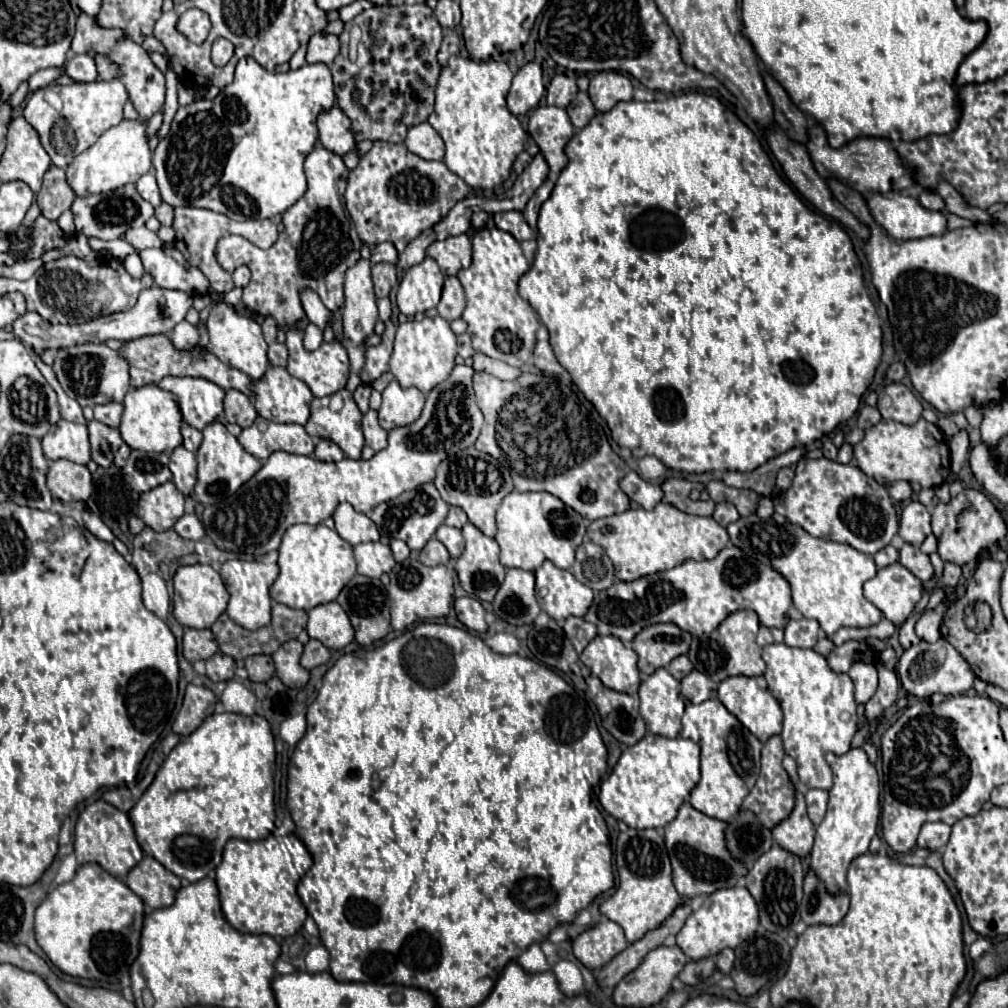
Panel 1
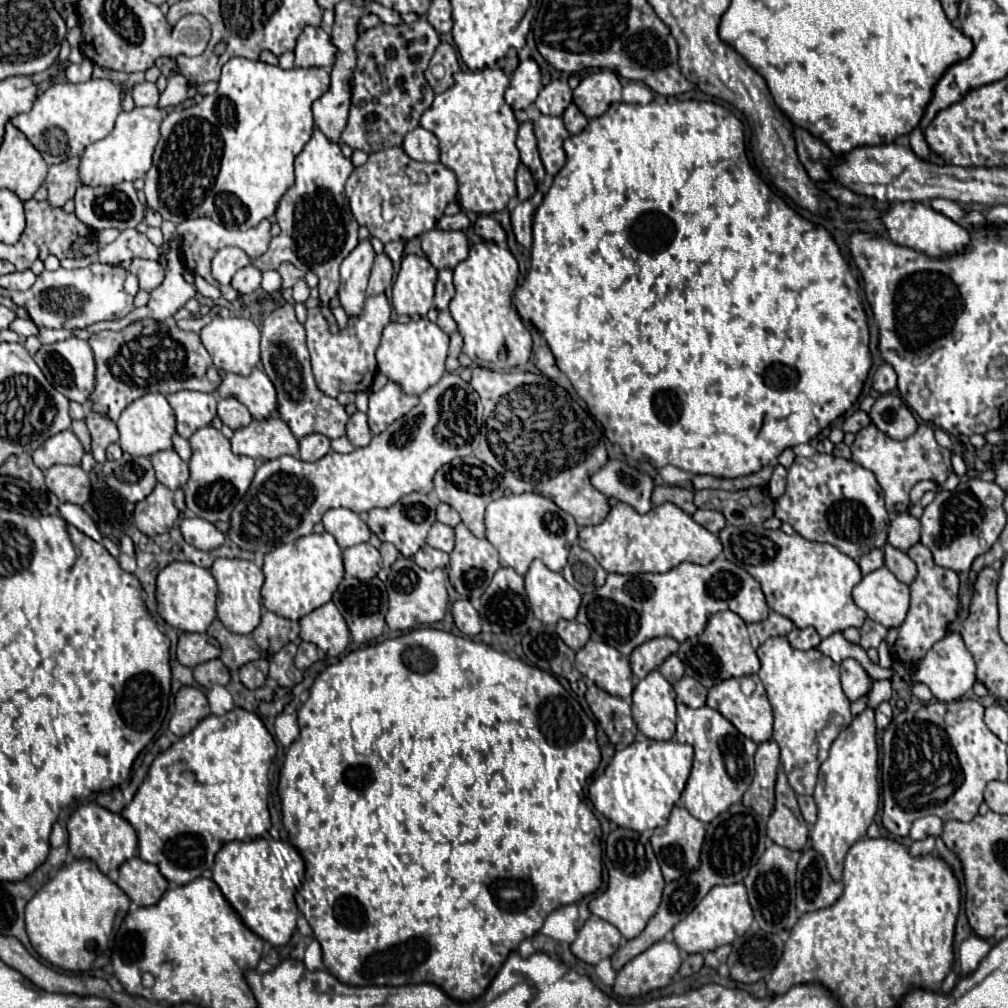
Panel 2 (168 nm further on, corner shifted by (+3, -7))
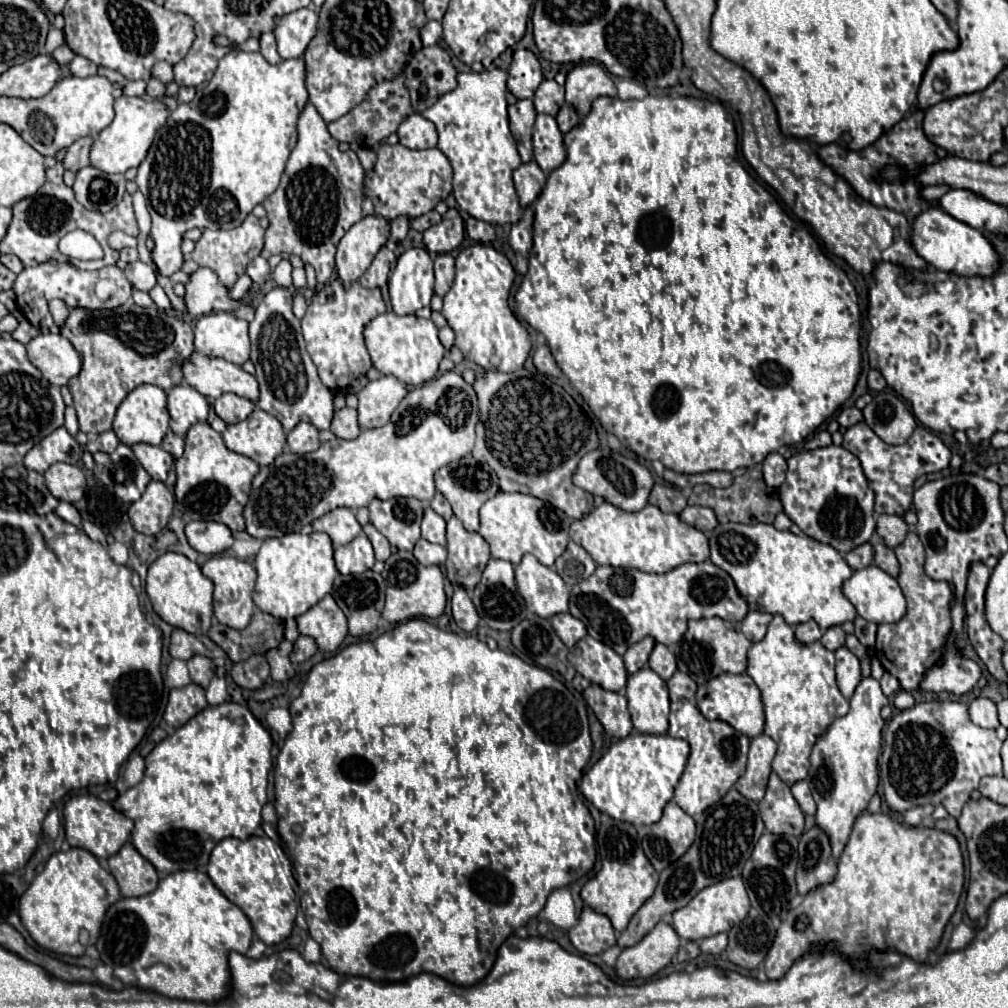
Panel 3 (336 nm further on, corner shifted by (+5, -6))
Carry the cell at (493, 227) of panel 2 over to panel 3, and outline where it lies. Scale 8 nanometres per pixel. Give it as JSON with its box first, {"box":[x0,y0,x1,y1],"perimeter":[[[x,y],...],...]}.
{"box":[466,217,496,243],"perimeter":[[[466,217],[466,233],[470,239],[478,241],[478,243],[490,243],[496,239],[496,231],[490,223],[474,219],[474,217]]]}

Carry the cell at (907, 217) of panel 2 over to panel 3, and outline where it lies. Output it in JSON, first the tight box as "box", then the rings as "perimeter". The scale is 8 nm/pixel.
{"box":[910,207,996,277],"perimeter":[[[930,207],[922,211],[912,221],[910,243],[928,265],[940,271],[948,271],[964,277],[996,273],[996,251],[992,251],[992,245],[988,243],[988,239],[984,239],[984,235],[978,229],[952,219],[946,211],[940,211],[938,207]]]}

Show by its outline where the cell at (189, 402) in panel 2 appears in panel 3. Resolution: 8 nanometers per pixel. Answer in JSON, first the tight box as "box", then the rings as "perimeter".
{"box":[168,383,210,437],"perimeter":[[[182,383],[180,387],[172,387],[168,391],[168,411],[172,419],[170,429],[184,437],[194,423],[206,421],[210,405],[202,393],[198,393],[188,383]]]}

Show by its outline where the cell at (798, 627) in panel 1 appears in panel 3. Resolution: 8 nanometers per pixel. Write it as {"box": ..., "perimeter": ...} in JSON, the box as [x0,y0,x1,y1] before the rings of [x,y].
{"box":[794,621,822,643],"perimeter":[[[808,621],[808,623],[800,623],[800,625],[794,625],[794,635],[800,643],[814,643],[814,641],[820,641],[822,639],[822,631],[820,627],[816,625],[816,621]]]}

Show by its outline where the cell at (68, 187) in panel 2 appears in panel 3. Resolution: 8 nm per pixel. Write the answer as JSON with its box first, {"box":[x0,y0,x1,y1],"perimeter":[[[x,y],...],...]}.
{"box":[62,139,92,173],"perimeter":[[[78,139],[76,143],[72,143],[72,147],[68,147],[66,151],[66,157],[62,159],[64,169],[78,173],[82,167],[86,167],[90,147],[92,147],[92,139]]]}

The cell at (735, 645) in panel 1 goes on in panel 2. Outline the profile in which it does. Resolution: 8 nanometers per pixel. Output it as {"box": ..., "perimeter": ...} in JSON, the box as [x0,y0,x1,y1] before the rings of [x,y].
{"box":[678,612,760,688],"perimeter":[[[718,612],[710,616],[704,632],[696,640],[692,642],[688,640],[680,644],[678,656],[686,666],[686,676],[696,678],[706,688],[712,688],[714,684],[720,684],[722,680],[728,680],[734,676],[756,674],[760,670],[760,660],[754,648],[750,646],[746,624],[734,612]]]}

